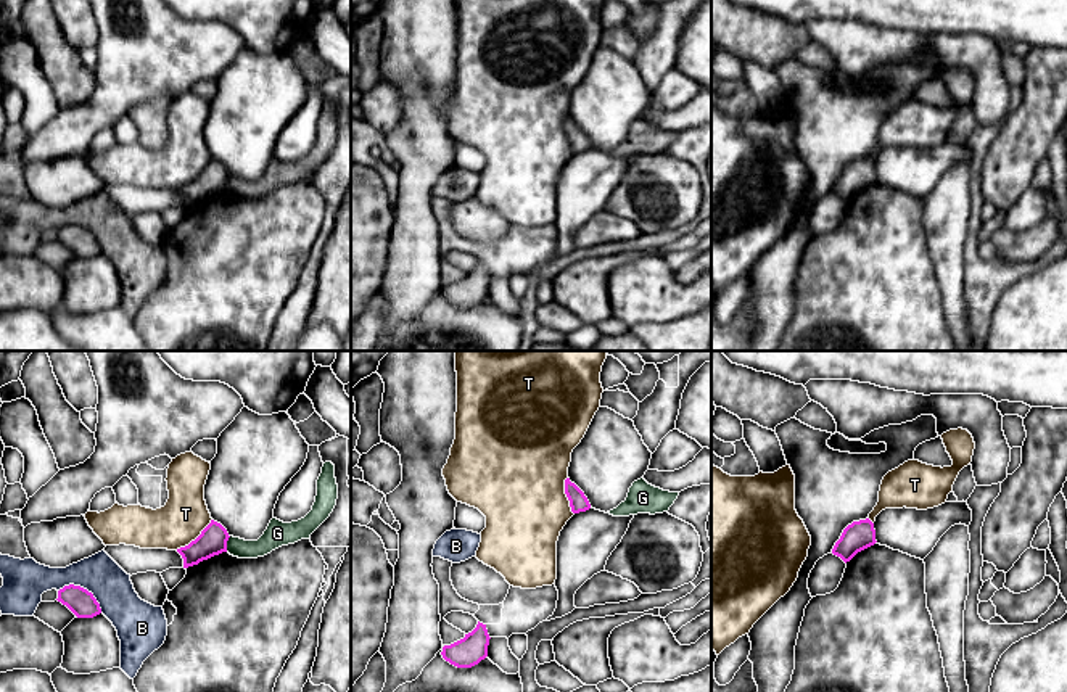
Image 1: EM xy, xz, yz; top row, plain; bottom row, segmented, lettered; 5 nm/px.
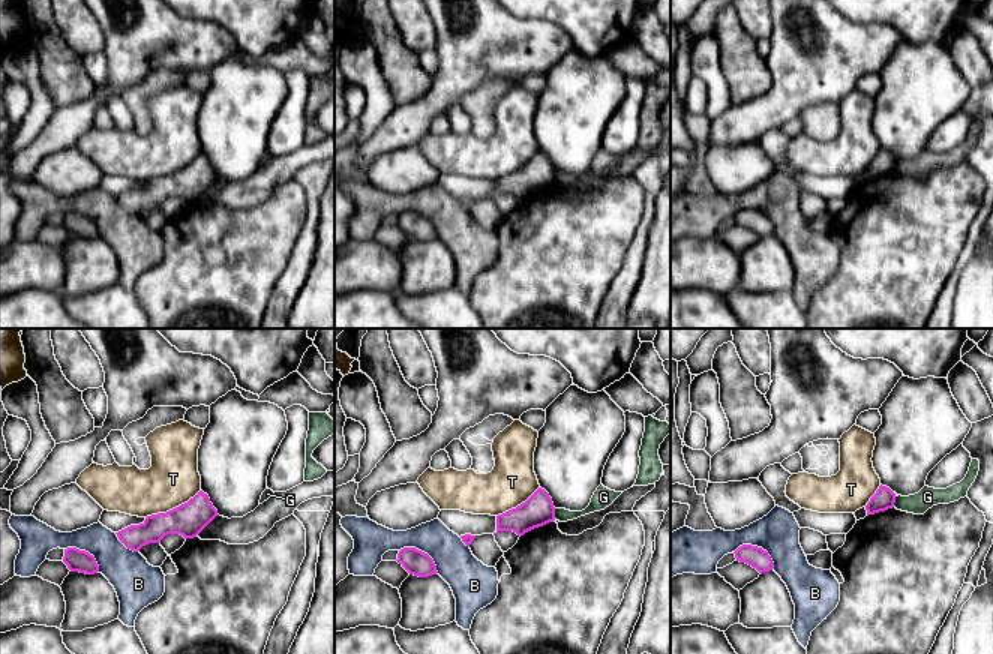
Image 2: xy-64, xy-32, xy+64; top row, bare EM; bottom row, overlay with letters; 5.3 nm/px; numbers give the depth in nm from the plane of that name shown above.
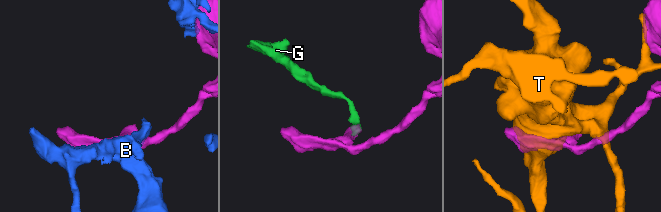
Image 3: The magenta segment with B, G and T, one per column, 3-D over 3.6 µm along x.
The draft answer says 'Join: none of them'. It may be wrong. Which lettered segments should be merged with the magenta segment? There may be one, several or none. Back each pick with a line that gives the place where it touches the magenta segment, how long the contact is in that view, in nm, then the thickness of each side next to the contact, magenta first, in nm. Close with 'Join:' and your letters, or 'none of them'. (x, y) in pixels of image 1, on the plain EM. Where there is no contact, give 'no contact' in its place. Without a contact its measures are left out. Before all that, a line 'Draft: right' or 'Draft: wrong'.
Draft: right
Join: none of them

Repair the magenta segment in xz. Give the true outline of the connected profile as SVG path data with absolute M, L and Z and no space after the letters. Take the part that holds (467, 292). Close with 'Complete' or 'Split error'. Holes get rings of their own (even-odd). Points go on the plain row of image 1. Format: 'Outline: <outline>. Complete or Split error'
Outline: M480 262L463 278L443 286L443 298L457 307L472 307L488 296L489 274Z. Complete

